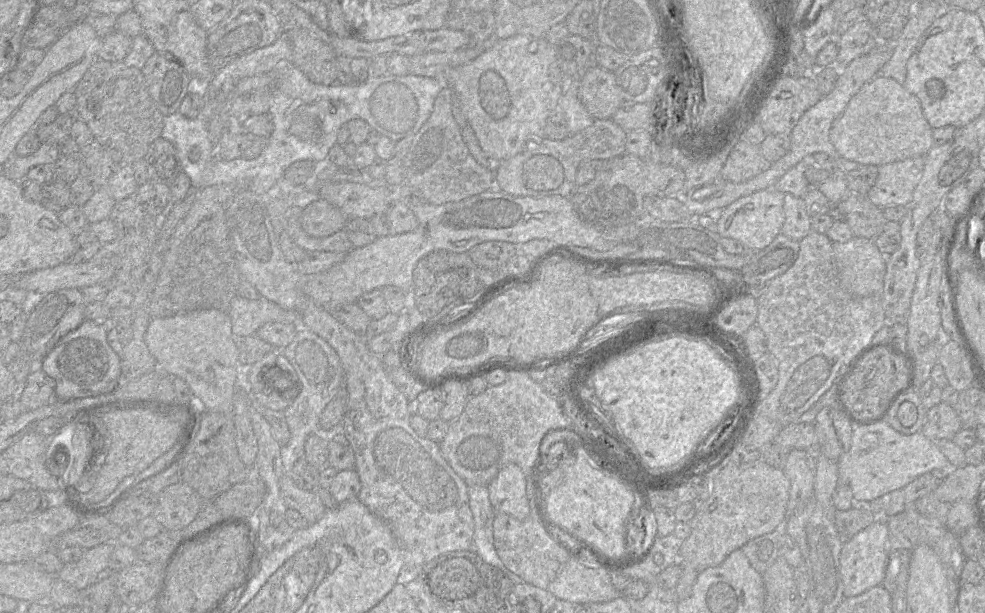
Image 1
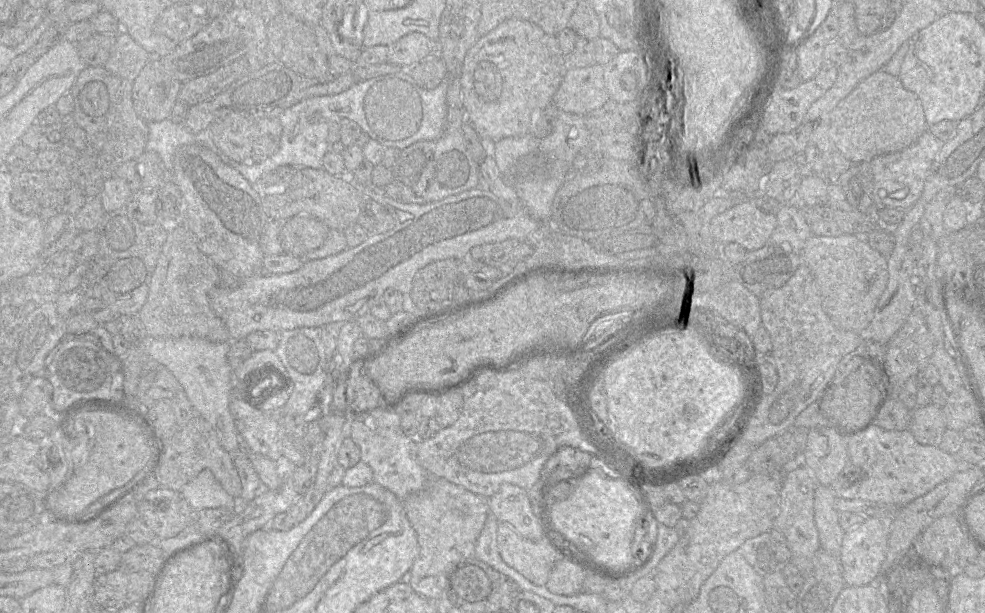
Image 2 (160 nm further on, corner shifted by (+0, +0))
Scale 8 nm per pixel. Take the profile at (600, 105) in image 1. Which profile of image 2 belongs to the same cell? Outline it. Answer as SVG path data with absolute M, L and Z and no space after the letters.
M594 63L587 67L568 68L552 104L564 112L585 116L601 108L609 99L604 67Z

